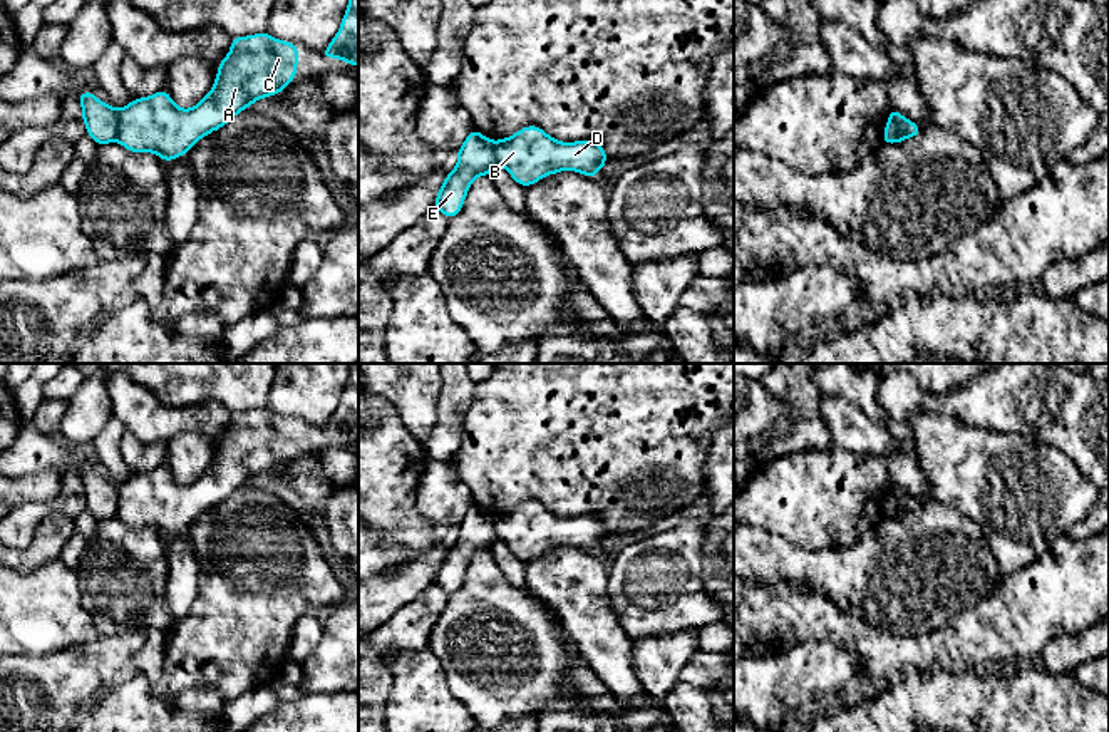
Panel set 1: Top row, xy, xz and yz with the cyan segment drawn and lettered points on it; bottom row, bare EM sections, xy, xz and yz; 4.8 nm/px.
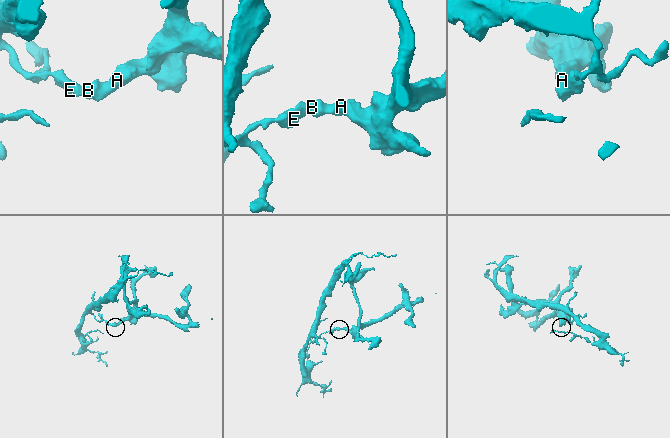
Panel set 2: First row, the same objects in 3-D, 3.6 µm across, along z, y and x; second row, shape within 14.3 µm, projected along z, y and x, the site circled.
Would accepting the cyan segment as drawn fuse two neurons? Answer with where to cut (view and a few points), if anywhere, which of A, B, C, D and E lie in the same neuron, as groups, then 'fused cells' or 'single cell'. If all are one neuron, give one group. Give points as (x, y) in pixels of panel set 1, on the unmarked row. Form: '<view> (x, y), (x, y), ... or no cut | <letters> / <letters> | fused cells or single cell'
xy (116, 486), (118, 515) | A B C D / E | fused cells

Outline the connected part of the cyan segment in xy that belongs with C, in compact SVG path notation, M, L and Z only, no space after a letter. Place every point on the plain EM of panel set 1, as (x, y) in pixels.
M268 407L231 414L204 474L191 484L179 484L164 464L132 474L117 486L117 518L129 528L154 528L169 538L253 477L285 466L297 452L297 441L298 420Z

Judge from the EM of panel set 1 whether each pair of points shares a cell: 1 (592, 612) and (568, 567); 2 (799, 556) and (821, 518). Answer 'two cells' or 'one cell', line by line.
1: one cell
2: two cells

